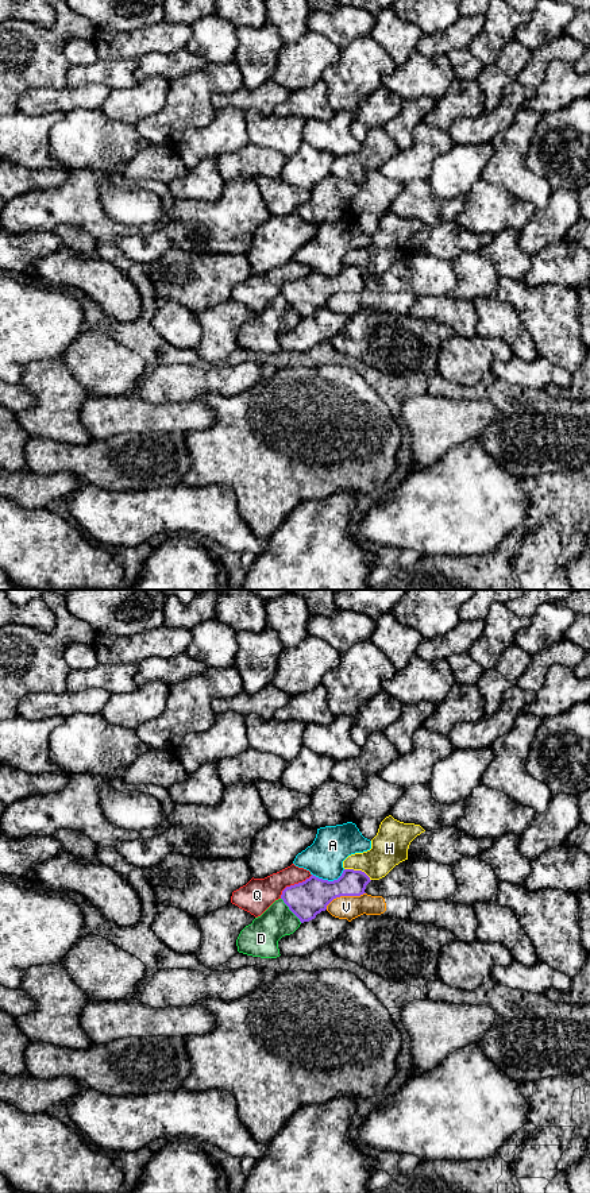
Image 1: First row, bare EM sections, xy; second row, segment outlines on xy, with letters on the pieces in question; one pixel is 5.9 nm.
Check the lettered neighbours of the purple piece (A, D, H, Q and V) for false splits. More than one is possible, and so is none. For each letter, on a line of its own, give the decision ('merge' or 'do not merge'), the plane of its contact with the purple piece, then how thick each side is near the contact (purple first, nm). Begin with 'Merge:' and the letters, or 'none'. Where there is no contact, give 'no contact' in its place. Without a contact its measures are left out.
Merge: none
A: do not merge; meets purple in xy; 220 nm thick on the purple side, 220 nm on the other
D: do not merge; meets purple in xy; 220 nm thick on the purple side, 220 nm on the other
H: do not merge; meets purple in xy; 160 nm thick on the purple side, 220 nm on the other
Q: do not merge; meets purple in xy; 220 nm thick on the purple side, 190 nm on the other
V: do not merge; meets purple in xy; 220 nm thick on the purple side, 140 nm on the other

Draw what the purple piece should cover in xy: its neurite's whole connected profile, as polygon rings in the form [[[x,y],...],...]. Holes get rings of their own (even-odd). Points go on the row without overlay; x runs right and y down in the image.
[[[344,265],[338,275],[328,277],[311,271],[302,278],[286,282],[281,294],[301,318],[309,317],[327,301],[340,292],[360,292],[370,278],[370,273],[362,266]]]

